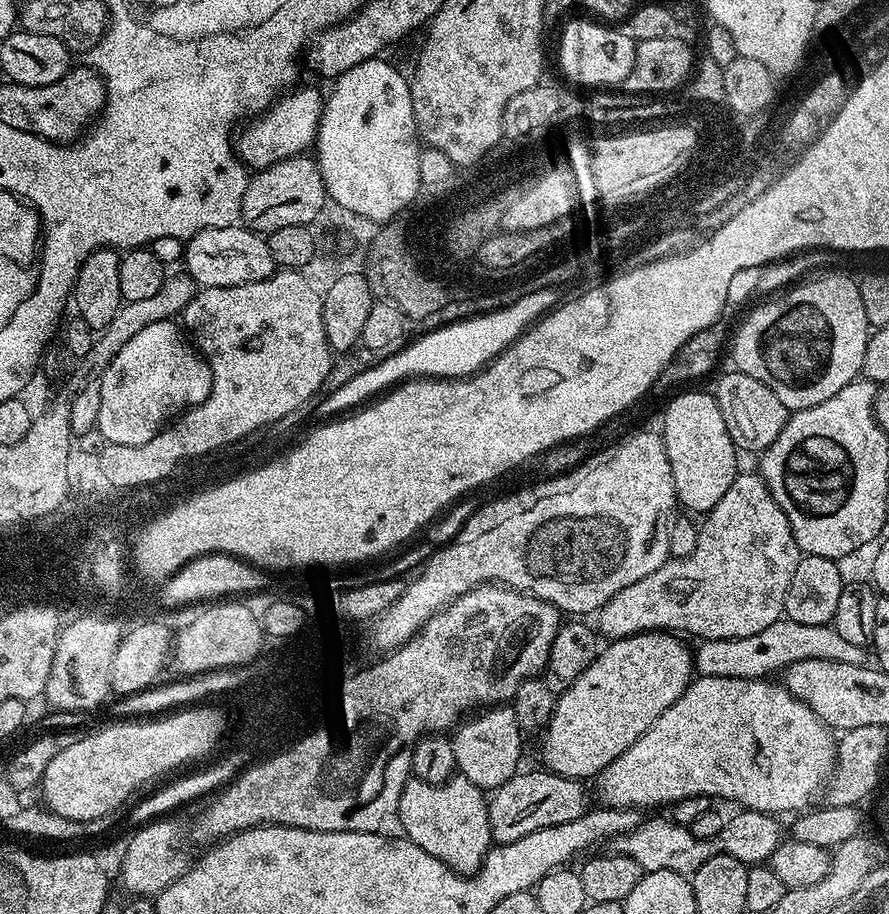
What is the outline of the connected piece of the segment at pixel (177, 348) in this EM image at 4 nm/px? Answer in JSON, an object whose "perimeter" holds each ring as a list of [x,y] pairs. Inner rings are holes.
{"perimeter":[[[163,320],[146,326],[146,330],[138,330],[138,334],[134,334],[134,338],[130,338],[130,342],[126,342],[126,346],[122,346],[122,350],[118,350],[118,354],[108,363],[98,383],[102,394],[102,410],[98,410],[96,428],[100,434],[110,443],[142,446],[164,431],[173,418],[206,402],[212,389],[212,371],[207,360],[190,343],[181,325],[172,320]]]}

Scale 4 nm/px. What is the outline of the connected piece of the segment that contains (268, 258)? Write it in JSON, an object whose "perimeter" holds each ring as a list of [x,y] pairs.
{"perimeter":[[[243,226],[231,228],[207,228],[188,237],[184,246],[182,261],[187,275],[200,288],[229,288],[250,282],[262,282],[278,270],[274,254],[270,254],[267,239],[259,232],[252,232]]]}

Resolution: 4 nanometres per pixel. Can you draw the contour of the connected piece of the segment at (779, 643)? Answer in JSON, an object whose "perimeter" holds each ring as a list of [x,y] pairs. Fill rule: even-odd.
{"perimeter":[[[787,618],[776,620],[774,626],[766,626],[766,630],[759,634],[750,634],[750,638],[700,640],[697,645],[694,648],[695,675],[710,678],[759,680],[771,677],[771,672],[779,673],[794,662],[803,660],[833,660],[863,665],[867,665],[870,660],[869,653],[864,648],[854,646],[854,642],[846,642],[846,638],[842,638],[842,634],[838,634],[835,627],[827,624],[802,626],[802,622]]]}

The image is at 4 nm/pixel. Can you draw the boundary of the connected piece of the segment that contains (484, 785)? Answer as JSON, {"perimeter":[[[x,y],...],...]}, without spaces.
{"perimeter":[[[492,706],[477,716],[480,716],[477,720],[469,719],[461,723],[451,737],[456,772],[482,790],[495,790],[515,776],[521,767],[520,751],[524,748],[523,742],[520,741],[522,729],[516,721],[515,707],[512,706]]]}

